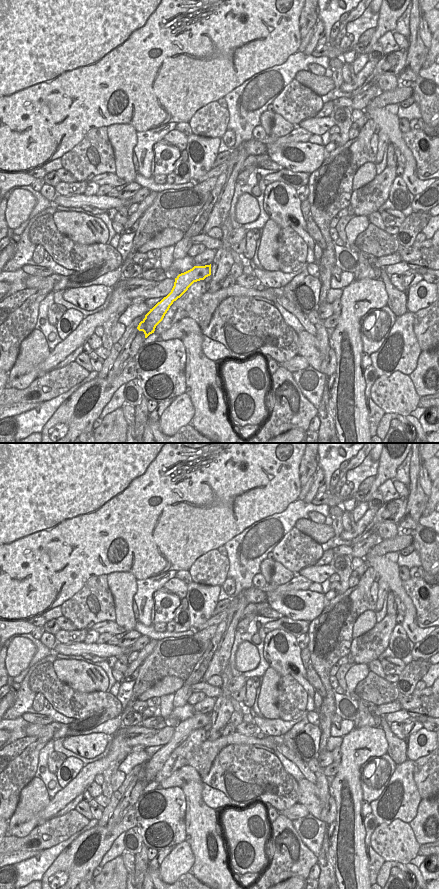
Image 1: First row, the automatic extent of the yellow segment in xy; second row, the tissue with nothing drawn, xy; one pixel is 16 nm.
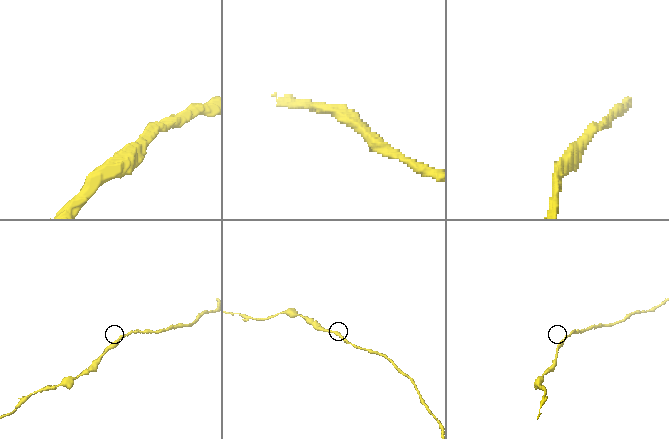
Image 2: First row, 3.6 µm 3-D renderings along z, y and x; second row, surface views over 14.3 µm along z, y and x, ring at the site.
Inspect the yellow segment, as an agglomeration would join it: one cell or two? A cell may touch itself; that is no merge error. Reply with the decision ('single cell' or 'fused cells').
single cell

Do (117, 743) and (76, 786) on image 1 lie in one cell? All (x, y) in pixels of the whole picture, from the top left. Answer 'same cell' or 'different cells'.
same cell

